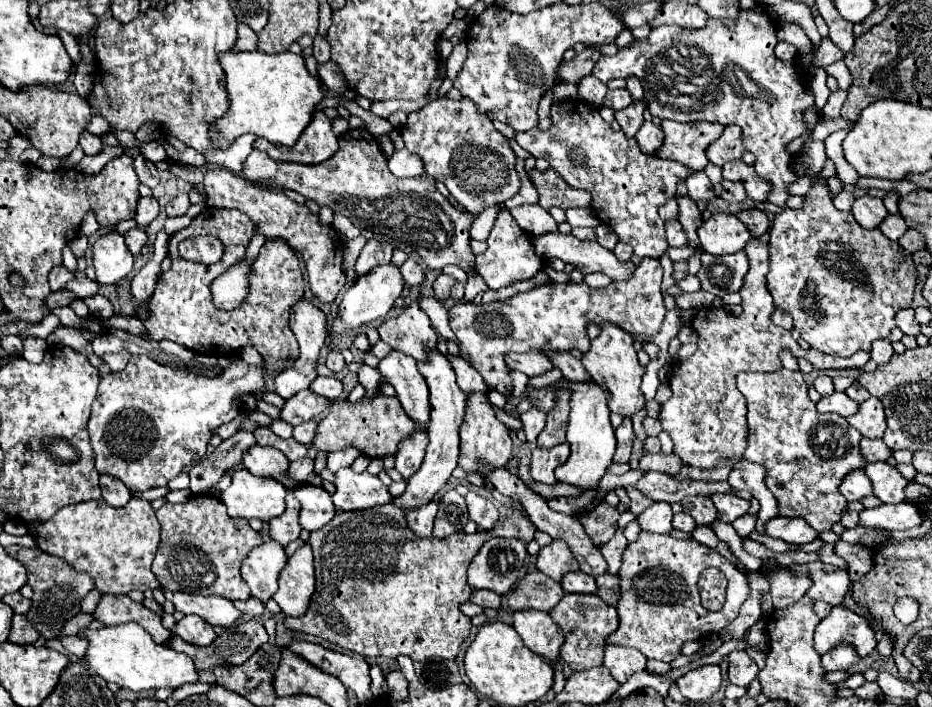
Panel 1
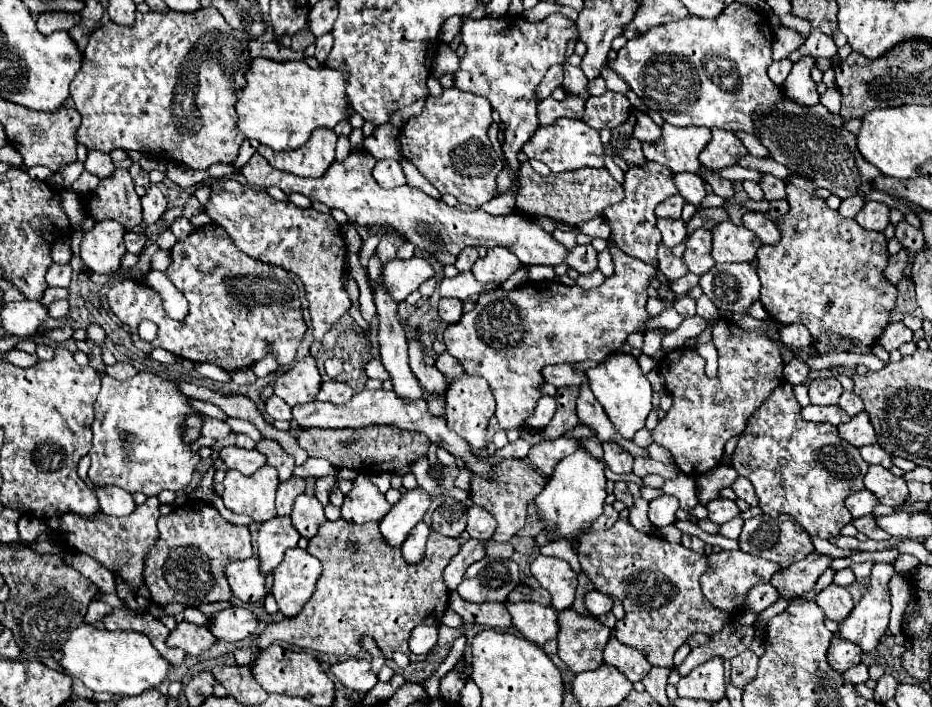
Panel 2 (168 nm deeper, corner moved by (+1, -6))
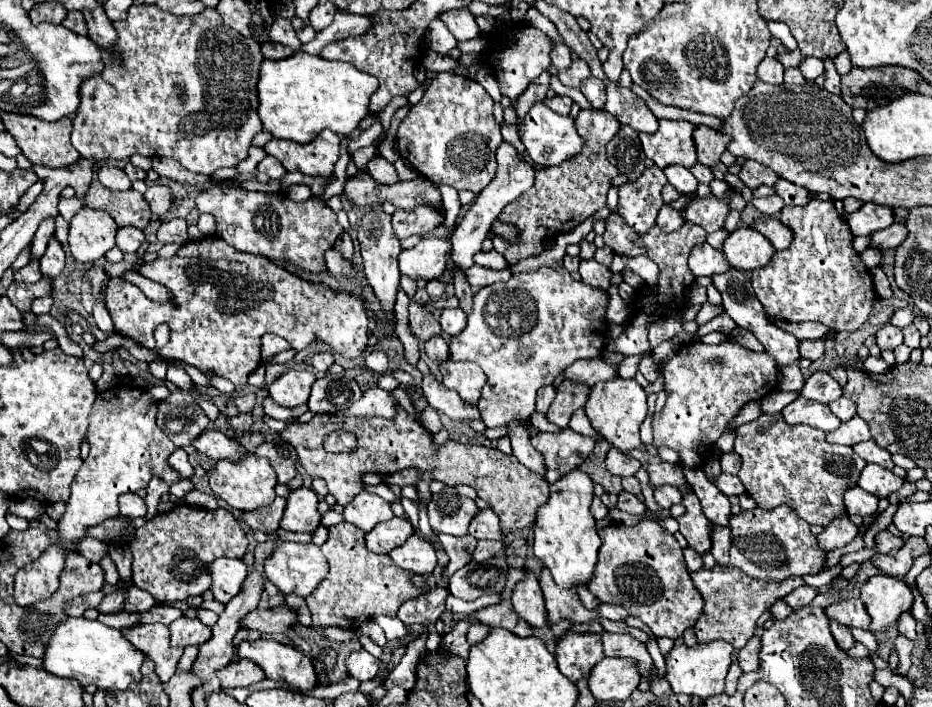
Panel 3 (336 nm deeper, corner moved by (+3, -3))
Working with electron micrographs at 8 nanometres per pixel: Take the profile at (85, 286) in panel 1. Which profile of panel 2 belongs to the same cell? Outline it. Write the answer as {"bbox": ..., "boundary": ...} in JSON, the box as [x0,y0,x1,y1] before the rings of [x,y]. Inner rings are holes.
{"bbox":[42,287,68,305],"boundary":[[[48,287],[48,289],[44,291],[42,303],[44,303],[44,305],[50,305],[52,301],[58,301],[58,299],[68,299],[68,289],[60,289],[60,287]]]}

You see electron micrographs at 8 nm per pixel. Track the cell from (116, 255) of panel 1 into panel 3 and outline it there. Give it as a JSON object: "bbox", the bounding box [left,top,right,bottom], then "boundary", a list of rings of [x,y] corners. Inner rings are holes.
{"bbox":[70,208,116,264],"boundary":[[[80,208],[70,220],[70,250],[78,262],[94,264],[116,246],[116,222],[102,210]]]}

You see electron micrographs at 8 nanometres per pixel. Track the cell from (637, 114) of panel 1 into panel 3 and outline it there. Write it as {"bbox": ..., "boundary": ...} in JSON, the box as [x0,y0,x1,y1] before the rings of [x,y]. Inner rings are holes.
{"bbox":[606,126,654,182],"boundary":[[[620,126],[618,134],[606,146],[606,156],[610,164],[614,164],[618,172],[628,178],[628,182],[638,180],[644,170],[654,166],[654,162],[642,154],[638,132],[630,126]]]}

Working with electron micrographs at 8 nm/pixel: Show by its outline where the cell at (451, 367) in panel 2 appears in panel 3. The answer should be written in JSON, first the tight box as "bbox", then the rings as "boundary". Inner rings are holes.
{"bbox":[424,334,450,362],"boundary":[[[440,334],[424,342],[424,352],[426,352],[428,358],[438,360],[438,362],[448,360],[448,354],[450,354],[450,352],[448,352],[448,344],[446,344],[446,340],[444,340]]]}

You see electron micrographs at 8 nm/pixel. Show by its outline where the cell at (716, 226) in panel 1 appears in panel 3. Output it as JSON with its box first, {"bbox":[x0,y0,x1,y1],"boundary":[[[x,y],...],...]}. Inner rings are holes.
{"bbox":[724,228,776,270],"boundary":[[[738,228],[724,242],[724,256],[732,268],[758,270],[766,266],[776,248],[754,228]]]}

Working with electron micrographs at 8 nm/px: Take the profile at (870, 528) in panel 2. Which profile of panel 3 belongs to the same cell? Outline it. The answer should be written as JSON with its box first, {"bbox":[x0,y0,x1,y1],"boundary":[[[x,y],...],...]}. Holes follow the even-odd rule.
{"bbox":[876,530,904,554],"boundary":[[[882,530],[876,534],[876,548],[880,554],[890,554],[892,550],[900,550],[904,546],[904,540],[900,536],[890,534],[888,530]]]}

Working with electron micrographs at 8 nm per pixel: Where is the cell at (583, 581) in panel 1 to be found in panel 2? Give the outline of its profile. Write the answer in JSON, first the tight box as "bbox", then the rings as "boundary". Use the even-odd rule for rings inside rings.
{"bbox":[584,591,612,615],"boundary":[[[590,591],[584,595],[584,605],[586,609],[592,613],[592,615],[602,615],[602,613],[608,613],[612,609],[612,599],[600,591]]]}

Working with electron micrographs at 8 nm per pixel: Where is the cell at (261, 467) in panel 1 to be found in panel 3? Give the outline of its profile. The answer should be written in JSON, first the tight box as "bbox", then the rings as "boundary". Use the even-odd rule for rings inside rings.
{"bbox":[192,430,246,460],"boundary":[[[204,430],[194,442],[192,446],[200,452],[206,454],[212,460],[220,460],[220,458],[230,458],[230,460],[238,460],[246,448],[234,440],[230,440],[228,436],[224,436],[220,430]]]}

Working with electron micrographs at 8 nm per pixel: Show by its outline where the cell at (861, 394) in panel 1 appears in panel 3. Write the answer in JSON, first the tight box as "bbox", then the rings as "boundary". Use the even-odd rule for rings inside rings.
{"bbox":[828,396,856,422],"boundary":[[[840,396],[840,398],[834,400],[834,402],[828,402],[828,406],[830,406],[830,410],[832,410],[842,422],[848,422],[848,420],[856,414],[854,402],[850,402],[850,400],[844,398],[844,396]]]}

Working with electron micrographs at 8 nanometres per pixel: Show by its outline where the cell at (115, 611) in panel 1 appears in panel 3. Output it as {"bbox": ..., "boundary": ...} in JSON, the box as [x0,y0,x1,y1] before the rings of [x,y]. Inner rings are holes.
{"bbox":[124,624,184,682],"boundary":[[[136,624],[124,630],[124,636],[156,664],[162,682],[172,678],[184,650],[170,646],[170,630],[164,624]]]}

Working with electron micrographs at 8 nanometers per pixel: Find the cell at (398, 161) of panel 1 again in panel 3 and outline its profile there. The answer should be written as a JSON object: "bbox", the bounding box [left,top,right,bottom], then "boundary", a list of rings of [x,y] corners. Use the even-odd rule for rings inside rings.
{"bbox":[370,156,398,184],"boundary":[[[376,156],[376,158],[370,160],[370,176],[378,184],[394,184],[394,182],[398,182],[396,168],[390,162],[386,162],[382,156]]]}

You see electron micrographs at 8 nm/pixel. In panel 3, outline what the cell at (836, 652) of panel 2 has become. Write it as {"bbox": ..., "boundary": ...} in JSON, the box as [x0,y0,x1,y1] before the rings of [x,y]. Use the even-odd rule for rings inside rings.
{"bbox":[830,620,856,650],"boundary":[[[830,620],[830,630],[832,630],[832,634],[834,634],[836,642],[838,642],[844,650],[850,650],[850,648],[852,648],[852,644],[856,642],[856,640],[854,640],[854,636],[852,636],[852,632],[848,630],[848,626],[844,626],[844,624],[836,622],[836,620]]]}

